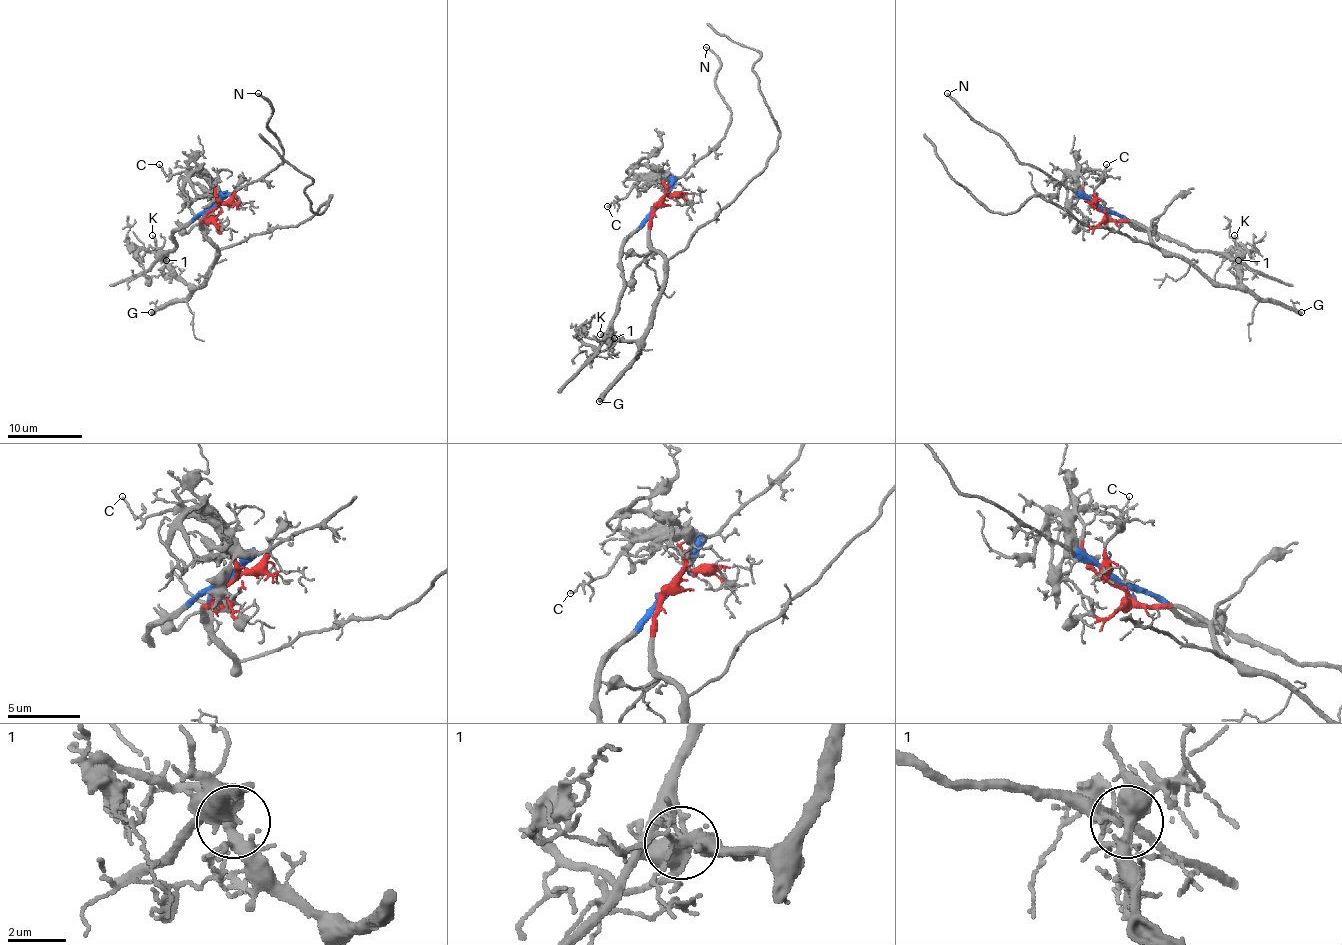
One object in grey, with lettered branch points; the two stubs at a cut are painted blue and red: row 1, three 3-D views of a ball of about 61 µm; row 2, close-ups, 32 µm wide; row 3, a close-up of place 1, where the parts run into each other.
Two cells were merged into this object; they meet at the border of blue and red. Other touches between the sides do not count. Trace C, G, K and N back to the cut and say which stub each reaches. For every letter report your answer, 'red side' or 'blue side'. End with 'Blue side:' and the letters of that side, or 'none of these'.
C: blue side
G: red side
K: red side
N: blue side
Blue side: C, N

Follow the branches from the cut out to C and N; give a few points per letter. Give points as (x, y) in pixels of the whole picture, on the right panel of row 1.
C: (1102, 209), (1080, 196), (1078, 179), (1082, 171), (1095, 171), (1100, 175), (1106, 164)
N: (1102, 209), (1052, 181), (1035, 166), (1022, 162), (998, 134), (985, 128), (947, 93)

